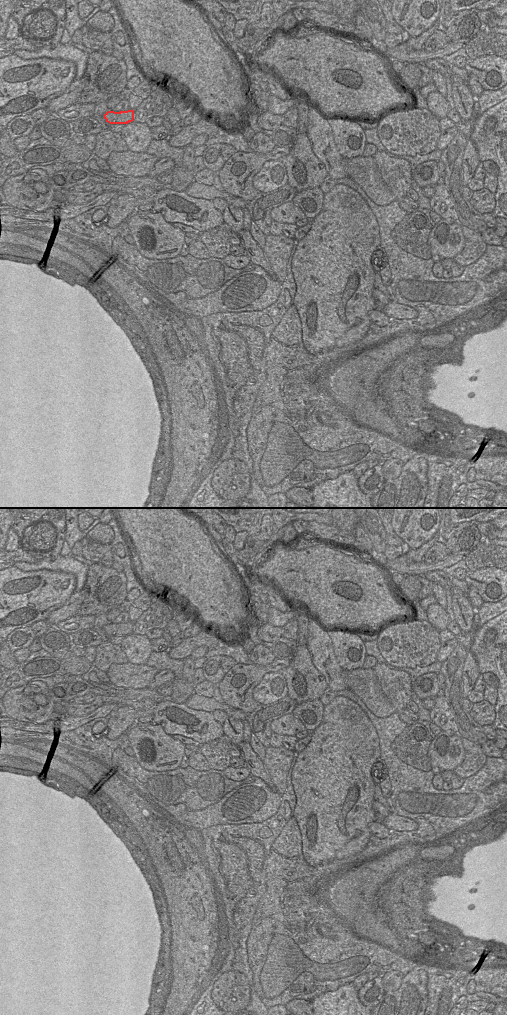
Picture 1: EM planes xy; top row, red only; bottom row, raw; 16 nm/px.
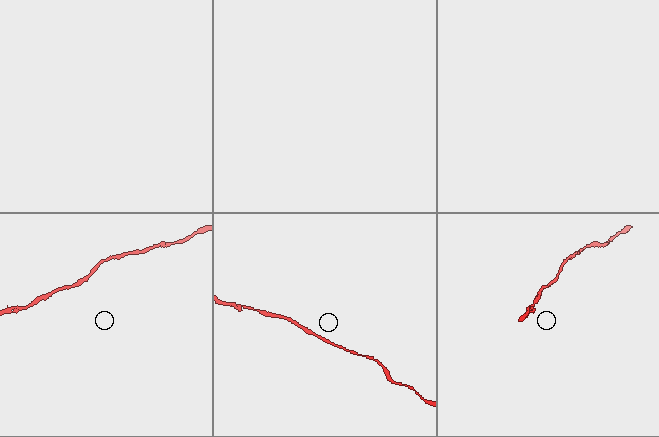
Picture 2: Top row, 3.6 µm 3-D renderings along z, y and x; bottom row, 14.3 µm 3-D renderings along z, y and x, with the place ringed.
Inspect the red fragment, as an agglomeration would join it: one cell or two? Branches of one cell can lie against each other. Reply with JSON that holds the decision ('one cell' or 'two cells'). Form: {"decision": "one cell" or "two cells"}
{"decision": "two cells"}

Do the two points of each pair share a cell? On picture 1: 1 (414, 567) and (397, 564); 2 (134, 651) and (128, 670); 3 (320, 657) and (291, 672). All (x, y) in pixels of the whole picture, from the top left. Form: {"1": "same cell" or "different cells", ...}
{"1": "same cell", "2": "different cells", "3": "different cells"}

